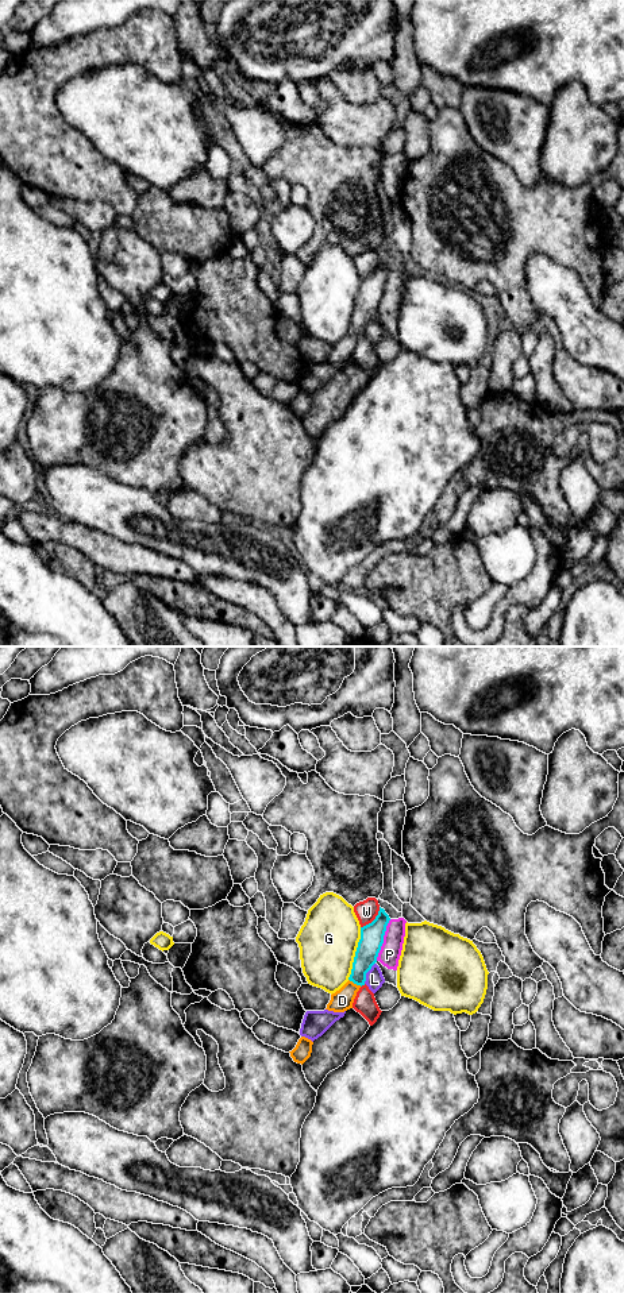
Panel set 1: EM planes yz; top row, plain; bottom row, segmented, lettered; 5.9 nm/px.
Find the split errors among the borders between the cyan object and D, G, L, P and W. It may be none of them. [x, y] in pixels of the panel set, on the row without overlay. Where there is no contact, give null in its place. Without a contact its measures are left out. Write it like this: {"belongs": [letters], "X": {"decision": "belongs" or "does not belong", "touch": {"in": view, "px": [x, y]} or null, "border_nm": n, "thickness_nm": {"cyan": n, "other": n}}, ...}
{"belongs": ["D"], "D": {"decision": "belongs", "touch": {"in": "yz", "px": [355, 335]}, "border_nm": 90, "thickness_nm": {"cyan": 140, "other": 130}}, "G": {"decision": "does not belong", "touch": {"in": "yz", "px": [355, 305]}, "border_nm": 320, "thickness_nm": {"cyan": 140, "other": 360}}, "L": {"decision": "does not belong", "touch": {"in": "yz", "px": [366, 324]}, "border_nm": 140, "thickness_nm": {"cyan": 140, "other": 110}}, "P": {"decision": "does not belong", "touch": {"in": "yz", "px": [382, 292]}, "border_nm": 260, "thickness_nm": {"cyan": 140, "other": 130}}, "W": {"decision": "does not belong", "touch": {"in": "yz", "px": [374, 271]}, "border_nm": 170, "thickness_nm": {"cyan": 140, "other": 130}}}

